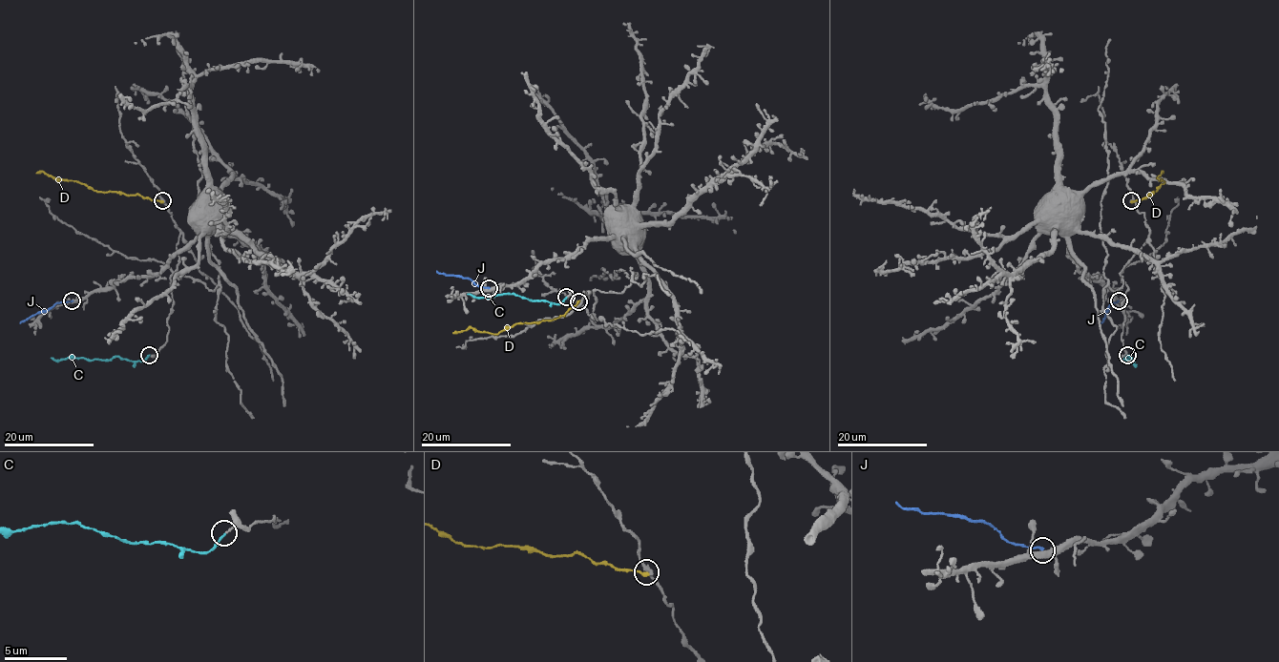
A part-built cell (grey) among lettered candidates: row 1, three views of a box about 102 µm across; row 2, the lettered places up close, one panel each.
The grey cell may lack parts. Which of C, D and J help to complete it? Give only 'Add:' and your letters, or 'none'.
Add: C

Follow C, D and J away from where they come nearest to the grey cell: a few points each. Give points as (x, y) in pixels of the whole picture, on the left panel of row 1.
C: (149, 355), (144, 360), (133, 362), (114, 357), (109, 360), (51, 358)
D: (161, 200), (136, 194), (97, 192), (81, 182), (59, 180), (43, 172), (35, 173)
J: (72, 300), (62, 301), (20, 323)

